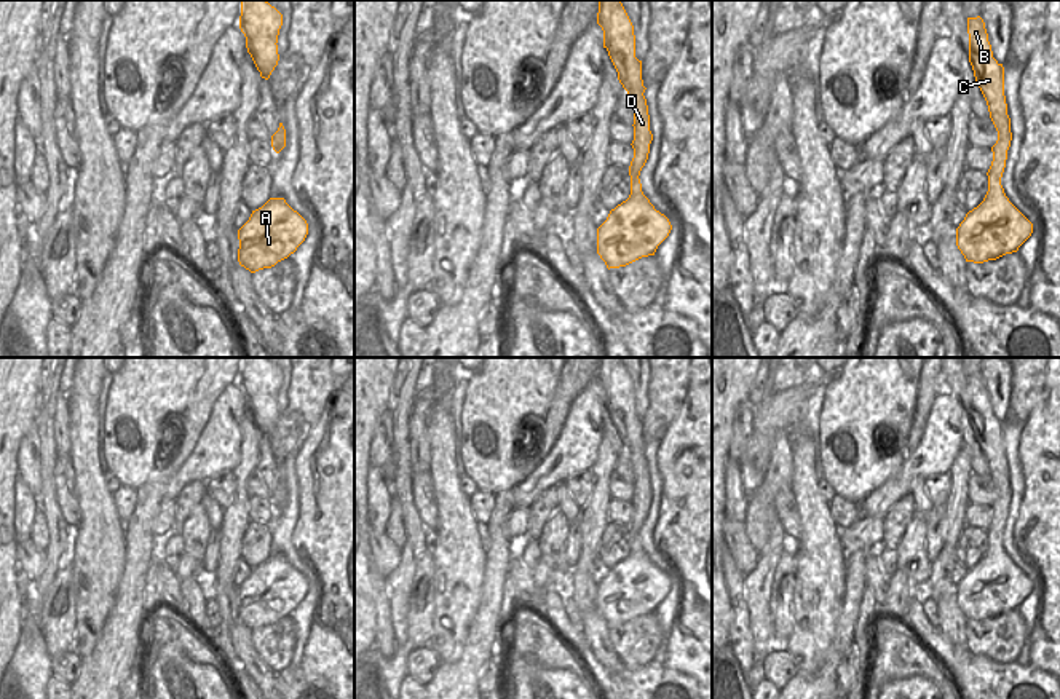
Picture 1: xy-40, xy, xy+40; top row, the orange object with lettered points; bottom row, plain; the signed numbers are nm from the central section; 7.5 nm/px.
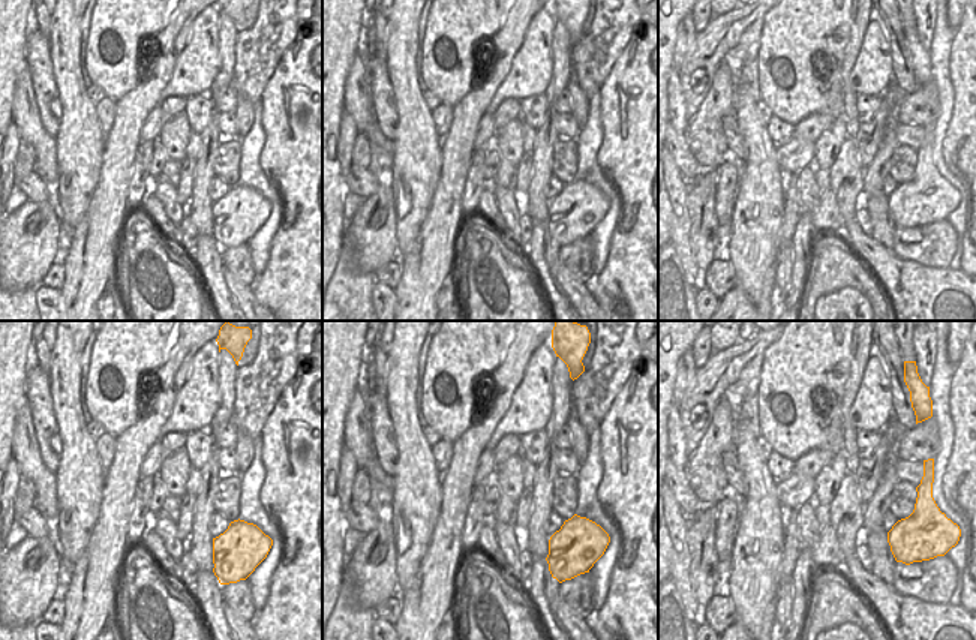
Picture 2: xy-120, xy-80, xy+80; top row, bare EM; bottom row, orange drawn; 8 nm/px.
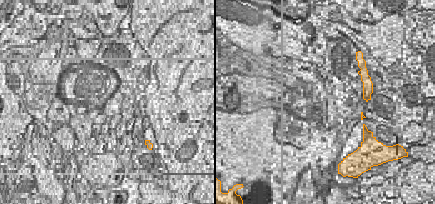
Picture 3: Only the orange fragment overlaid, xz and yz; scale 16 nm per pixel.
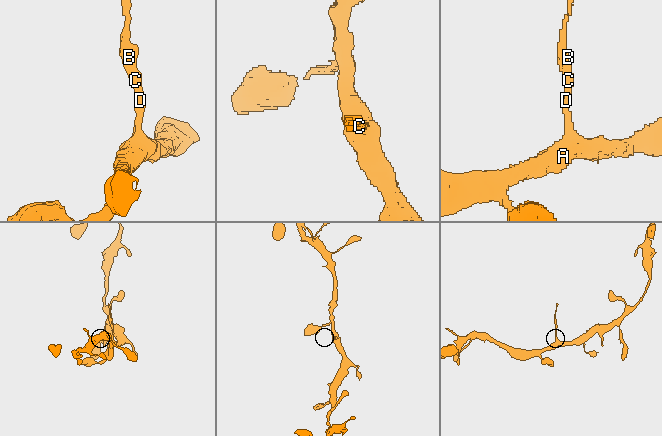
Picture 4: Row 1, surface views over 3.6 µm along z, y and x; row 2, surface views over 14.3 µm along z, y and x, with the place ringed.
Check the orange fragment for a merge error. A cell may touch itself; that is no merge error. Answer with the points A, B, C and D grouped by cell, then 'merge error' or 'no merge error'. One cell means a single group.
A / B C D | merge error

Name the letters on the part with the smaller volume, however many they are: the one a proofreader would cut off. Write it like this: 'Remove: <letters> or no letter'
Remove: B, C, D

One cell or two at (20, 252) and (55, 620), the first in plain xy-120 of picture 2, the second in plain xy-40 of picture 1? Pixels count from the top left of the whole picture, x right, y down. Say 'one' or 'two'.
one

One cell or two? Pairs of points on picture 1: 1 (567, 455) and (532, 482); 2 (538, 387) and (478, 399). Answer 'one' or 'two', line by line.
1: one
2: one

